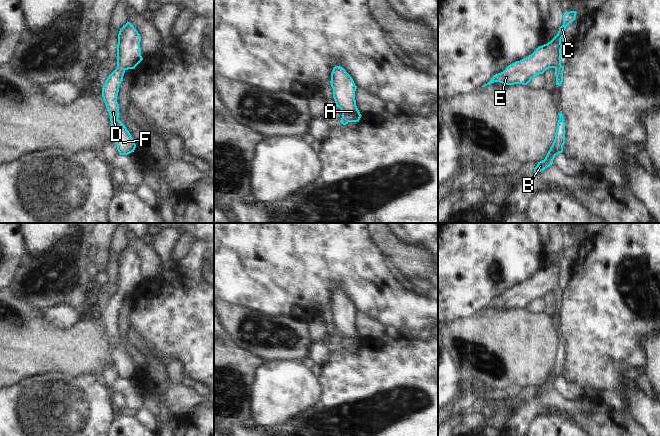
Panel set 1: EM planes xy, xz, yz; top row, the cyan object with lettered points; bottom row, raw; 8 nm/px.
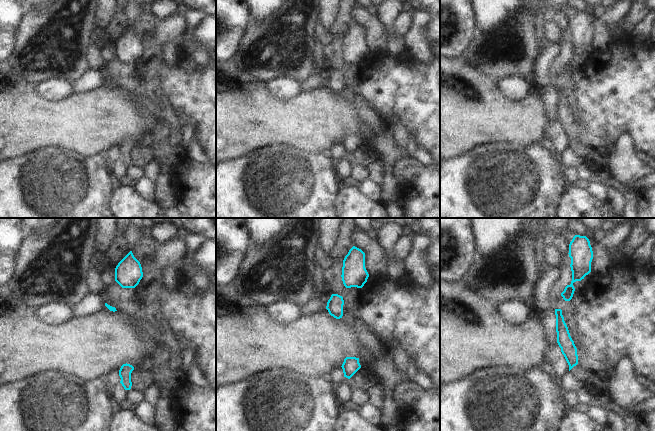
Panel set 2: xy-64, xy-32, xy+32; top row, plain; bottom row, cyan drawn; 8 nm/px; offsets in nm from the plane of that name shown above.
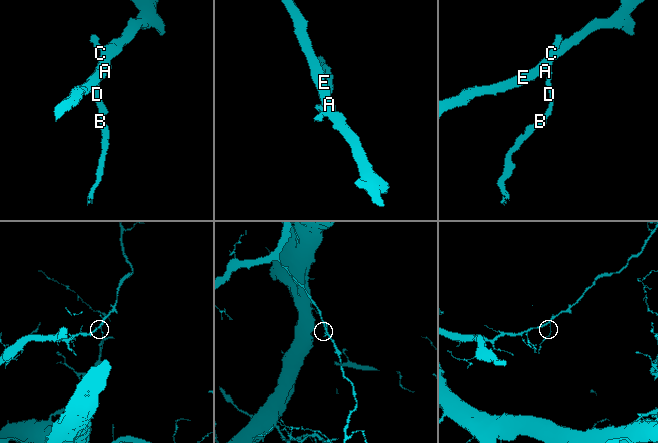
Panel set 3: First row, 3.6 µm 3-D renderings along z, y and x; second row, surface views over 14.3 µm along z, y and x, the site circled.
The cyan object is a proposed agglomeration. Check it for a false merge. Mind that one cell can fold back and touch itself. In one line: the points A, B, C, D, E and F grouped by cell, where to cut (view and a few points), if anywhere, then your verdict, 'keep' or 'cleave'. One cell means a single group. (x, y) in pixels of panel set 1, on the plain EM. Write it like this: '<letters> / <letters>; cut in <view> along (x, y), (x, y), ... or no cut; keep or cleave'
A B C D E F; no cut; keep

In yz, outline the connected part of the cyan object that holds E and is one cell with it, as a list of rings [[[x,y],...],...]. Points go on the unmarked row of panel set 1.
[[[576,235],[565,236],[563,249],[550,266],[539,270],[528,281],[508,289],[503,296],[494,299],[483,311],[494,306],[506,309],[527,309],[536,299],[543,298],[549,292],[555,293],[556,309],[561,310],[564,295],[564,290],[561,289],[561,263],[566,251],[575,244],[576,237]]]

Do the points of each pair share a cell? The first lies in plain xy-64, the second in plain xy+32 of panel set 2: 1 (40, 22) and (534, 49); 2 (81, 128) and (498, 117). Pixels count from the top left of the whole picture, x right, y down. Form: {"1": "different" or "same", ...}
{"1": "same", "2": "same"}

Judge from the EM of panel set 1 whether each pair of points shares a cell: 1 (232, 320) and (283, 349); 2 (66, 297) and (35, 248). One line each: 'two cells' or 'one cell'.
1: one cell
2: two cells

